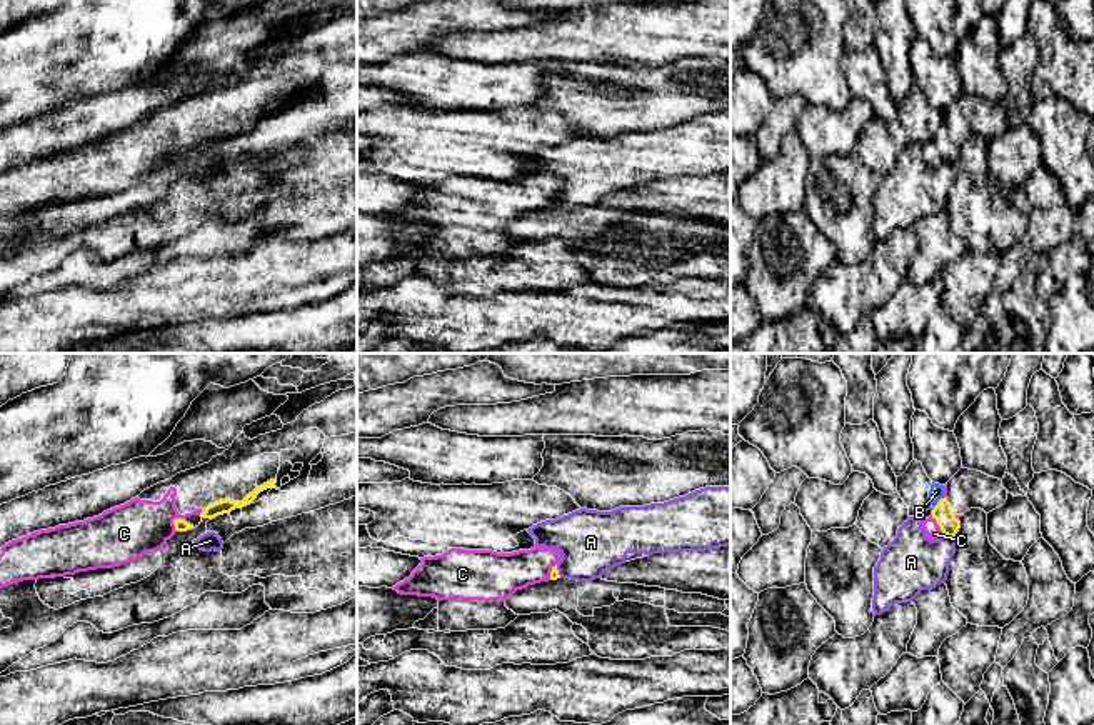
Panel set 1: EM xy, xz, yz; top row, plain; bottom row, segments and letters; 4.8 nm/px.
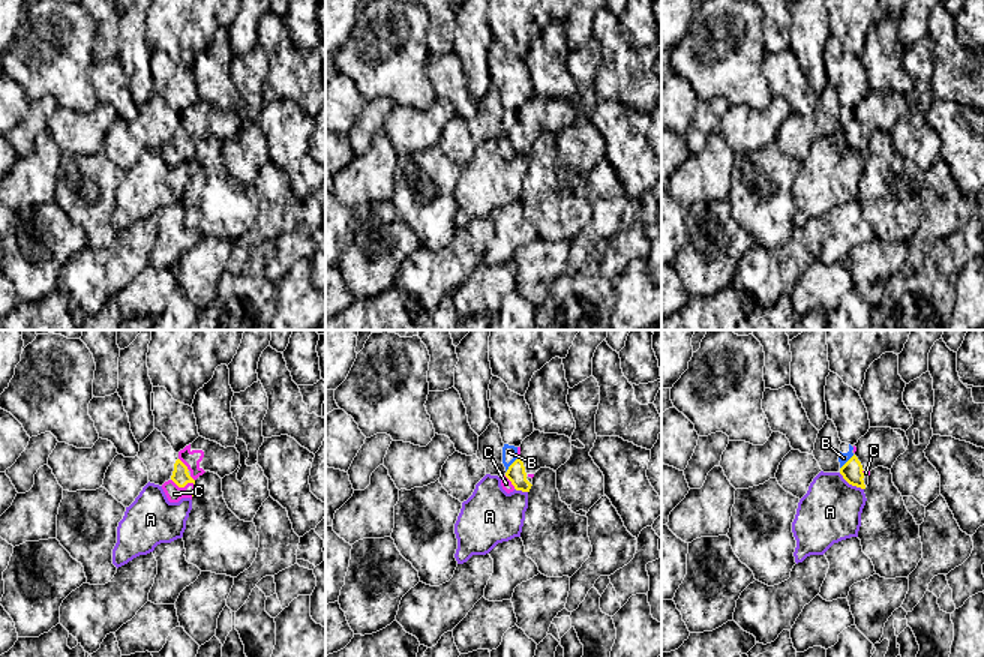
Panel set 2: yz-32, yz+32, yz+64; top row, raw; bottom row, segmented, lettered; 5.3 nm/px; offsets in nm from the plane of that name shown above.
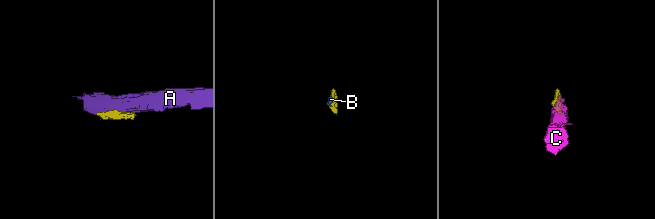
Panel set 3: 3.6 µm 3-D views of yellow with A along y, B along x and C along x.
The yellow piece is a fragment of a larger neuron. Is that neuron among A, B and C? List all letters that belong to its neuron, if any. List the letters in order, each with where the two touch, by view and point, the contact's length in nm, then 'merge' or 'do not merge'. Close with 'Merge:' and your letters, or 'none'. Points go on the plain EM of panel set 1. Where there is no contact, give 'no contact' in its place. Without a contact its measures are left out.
A: meets yellow in yz at (949, 162); contact 60 nm long; do not merge
B: meets yellow in yz at (938, 129); contact 80 nm long; merge
C: meets yellow in yz at (938, 150); contact 120 nm long; merge
Merge: B, C

